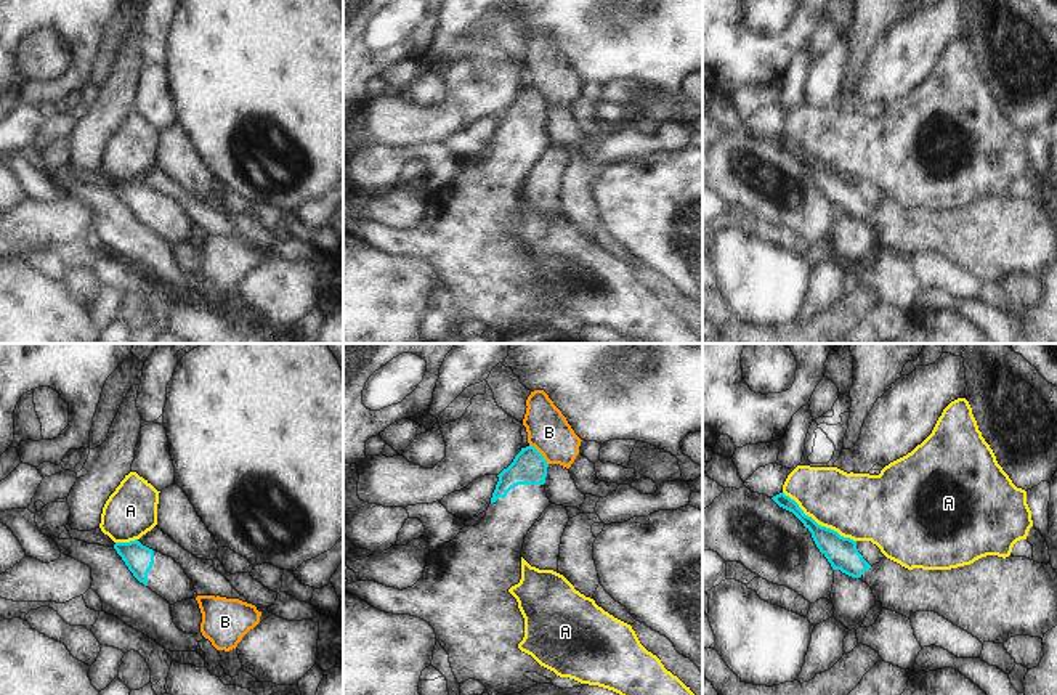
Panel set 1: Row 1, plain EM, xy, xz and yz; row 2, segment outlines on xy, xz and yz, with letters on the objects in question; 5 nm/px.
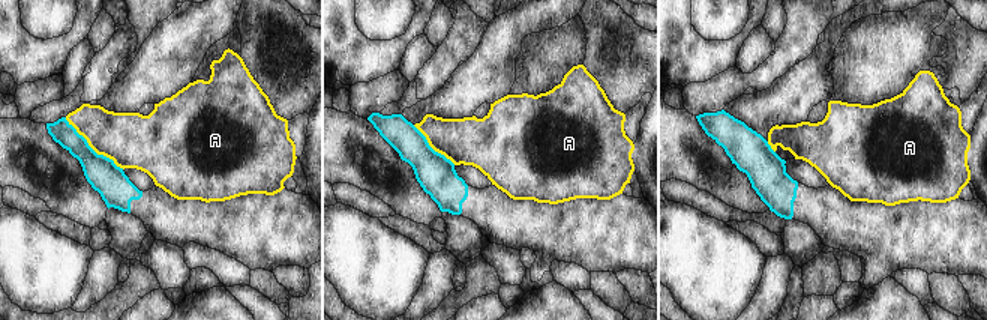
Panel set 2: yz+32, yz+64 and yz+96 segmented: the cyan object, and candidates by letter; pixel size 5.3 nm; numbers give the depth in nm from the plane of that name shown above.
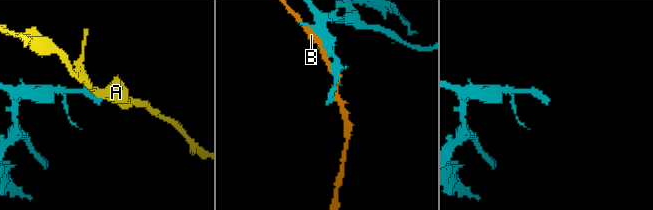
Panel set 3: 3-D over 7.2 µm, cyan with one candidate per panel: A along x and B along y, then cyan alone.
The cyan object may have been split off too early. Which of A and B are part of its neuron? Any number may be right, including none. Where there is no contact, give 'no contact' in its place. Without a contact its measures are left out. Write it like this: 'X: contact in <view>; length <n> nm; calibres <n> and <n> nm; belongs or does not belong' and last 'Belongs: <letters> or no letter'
A: contact in yz; length 440 nm; calibres 160 and 340 nm; does not belong
B: contact in xz; length 140 nm; calibres 170 and 220 nm; does not belong
Belongs: no letter

